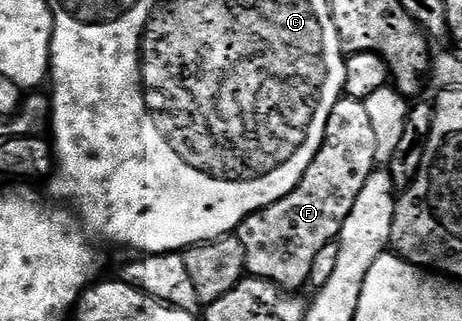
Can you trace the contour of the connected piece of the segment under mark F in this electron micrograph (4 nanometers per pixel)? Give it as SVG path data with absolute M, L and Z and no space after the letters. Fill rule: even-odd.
M345 95L338 103L334 103L334 111L330 111L326 135L322 139L322 147L318 147L318 155L314 155L314 163L306 167L298 187L294 187L290 195L278 199L278 203L270 203L270 207L252 213L236 229L234 236L240 240L246 251L247 272L251 276L274 283L280 289L300 291L300 288L305 288L311 279L314 259L320 254L322 247L339 238L342 223L346 223L346 215L350 215L354 199L358 199L358 191L362 191L363 184L377 165L370 115L362 101Z

